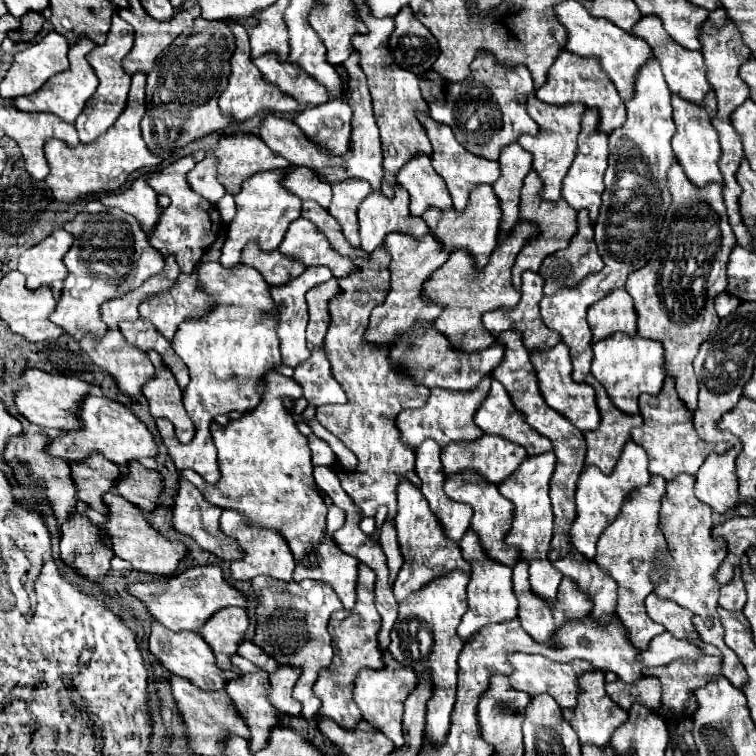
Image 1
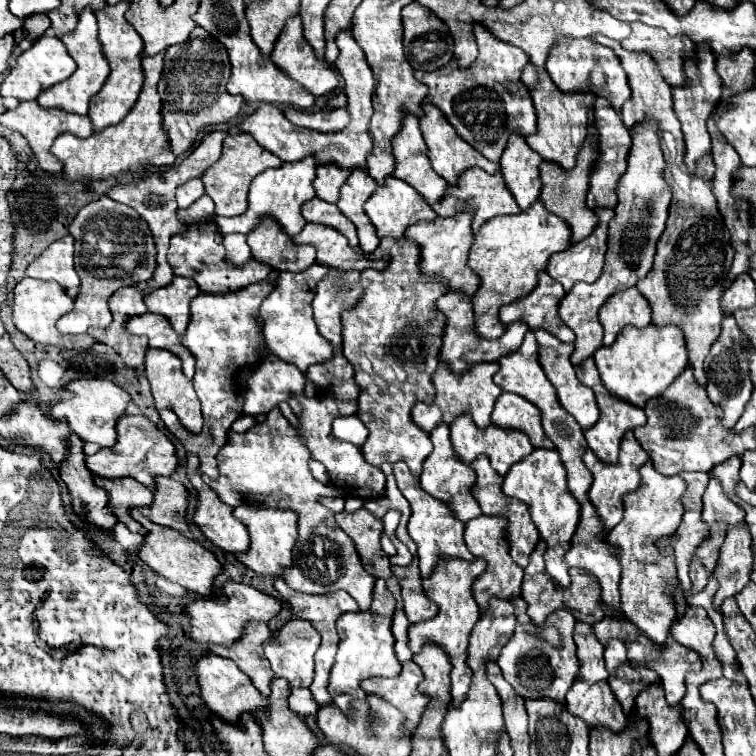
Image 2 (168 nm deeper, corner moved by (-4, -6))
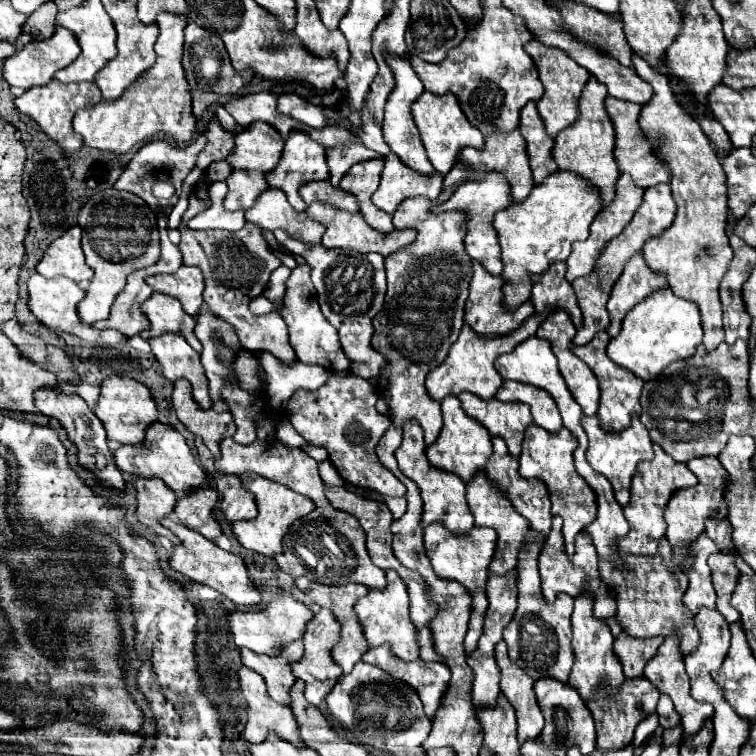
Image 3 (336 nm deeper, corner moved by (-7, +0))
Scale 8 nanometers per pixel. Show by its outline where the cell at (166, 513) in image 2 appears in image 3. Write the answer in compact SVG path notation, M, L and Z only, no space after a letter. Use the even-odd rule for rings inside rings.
M202 488L178 500L174 516L190 530L202 534L208 540L216 540L222 534L222 528L214 518L216 502L218 502L218 492L214 488Z

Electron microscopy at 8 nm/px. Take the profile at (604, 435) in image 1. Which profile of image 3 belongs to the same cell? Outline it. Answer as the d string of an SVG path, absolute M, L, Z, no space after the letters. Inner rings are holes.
M602 330L600 334L596 334L596 338L592 338L592 342L588 342L584 346L572 344L572 352L594 370L594 374L596 374L596 378L600 382L600 408L598 408L598 418L600 418L602 428L604 430L620 432L626 426L630 426L630 412L640 414L640 390L642 390L644 382L640 382L640 378L636 378L630 370L624 370L620 366L614 366L614 362L606 354L608 342L610 342L610 336Z

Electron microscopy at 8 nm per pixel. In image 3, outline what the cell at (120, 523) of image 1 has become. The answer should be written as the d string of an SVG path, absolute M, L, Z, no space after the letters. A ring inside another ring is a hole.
M164 518L162 524L172 530L172 534L176 534L182 544L174 548L174 554L170 558L170 566L178 572L182 572L184 576L188 576L194 582L206 584L214 590L218 590L220 594L224 594L228 600L232 600L234 604L244 604L244 606L254 606L262 602L262 594L260 590L254 586L252 578L248 576L248 568L244 564L244 560L238 554L230 554L222 548L218 548L214 542L206 540L204 536L196 534L194 530L186 528L184 524L176 522L176 518Z

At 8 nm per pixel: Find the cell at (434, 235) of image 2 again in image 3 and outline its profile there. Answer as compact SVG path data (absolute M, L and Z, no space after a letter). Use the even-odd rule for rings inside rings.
M488 172L486 176L478 178L478 180L472 180L472 182L464 182L458 186L458 190L454 192L454 196L432 208L434 212L448 212L448 210L466 210L470 214L470 222L468 222L468 234L464 238L464 244L466 244L466 252L474 258L474 260L480 260L484 264L484 268L490 272L490 274L500 274L502 272L502 258L500 258L500 244L498 244L498 236L496 236L496 230L492 226L492 220L494 220L494 214L508 208L512 204L512 194L510 194L510 182L498 174L498 172Z

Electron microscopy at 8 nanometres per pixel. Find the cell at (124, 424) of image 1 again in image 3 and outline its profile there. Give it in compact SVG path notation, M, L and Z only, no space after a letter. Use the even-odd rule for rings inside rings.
M152 424L146 432L144 444L122 446L120 450L114 452L114 460L122 472L136 474L142 478L162 478L172 490L176 490L178 498L184 498L208 484L208 474L202 470L202 466L190 452L186 438L178 430L174 430L166 424Z

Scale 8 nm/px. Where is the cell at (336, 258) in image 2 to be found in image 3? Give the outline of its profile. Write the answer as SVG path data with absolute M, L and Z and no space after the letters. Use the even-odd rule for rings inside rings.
M314 202L312 206L308 206L306 212L310 218L314 218L326 226L326 232L322 236L322 244L326 248L356 248L360 252L378 252L382 256L390 256L392 252L402 250L408 244L412 244L416 238L416 230L392 230L392 234L380 234L364 222L364 216L360 212L344 214L344 210L336 210L334 206L324 206L322 202Z

